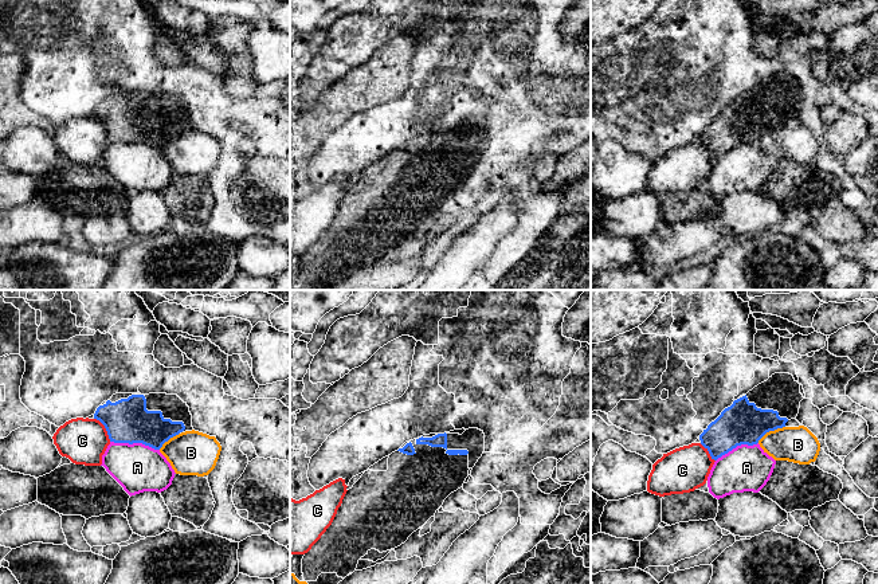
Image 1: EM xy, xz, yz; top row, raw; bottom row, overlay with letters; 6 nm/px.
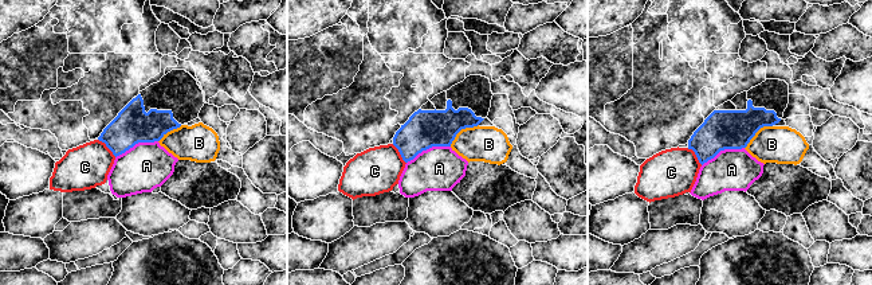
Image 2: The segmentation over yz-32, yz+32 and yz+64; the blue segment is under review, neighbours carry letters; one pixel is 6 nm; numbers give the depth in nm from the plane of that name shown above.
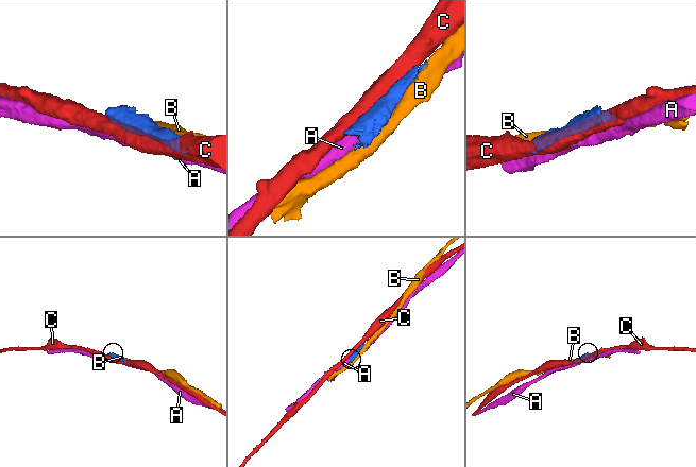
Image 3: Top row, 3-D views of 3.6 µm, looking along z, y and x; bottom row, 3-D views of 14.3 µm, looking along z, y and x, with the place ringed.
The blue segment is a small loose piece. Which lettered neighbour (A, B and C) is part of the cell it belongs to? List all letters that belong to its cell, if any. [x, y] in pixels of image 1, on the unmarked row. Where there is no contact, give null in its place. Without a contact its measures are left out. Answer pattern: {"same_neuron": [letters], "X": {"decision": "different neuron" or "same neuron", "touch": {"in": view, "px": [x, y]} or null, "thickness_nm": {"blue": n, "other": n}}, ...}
{"same_neuron": [], "A": {"decision": "different neuron", "touch": {"in": "xy", "px": [134, 141]}, "thickness_nm": {"blue": 260, "other": 280}}, "B": {"decision": "different neuron", "touch": {"in": "yz", "px": [771, 129]}, "thickness_nm": {"blue": 260, "other": 220}}, "C": {"decision": "different neuron", "touch": {"in": "xy", "px": [105, 126]}, "thickness_nm": {"blue": 260, "other": 280}}}

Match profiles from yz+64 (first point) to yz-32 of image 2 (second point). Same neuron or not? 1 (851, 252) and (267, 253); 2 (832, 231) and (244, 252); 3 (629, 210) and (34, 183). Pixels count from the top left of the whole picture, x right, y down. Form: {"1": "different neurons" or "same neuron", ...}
{"1": "same neuron", "2": "different neurons", "3": "different neurons"}

